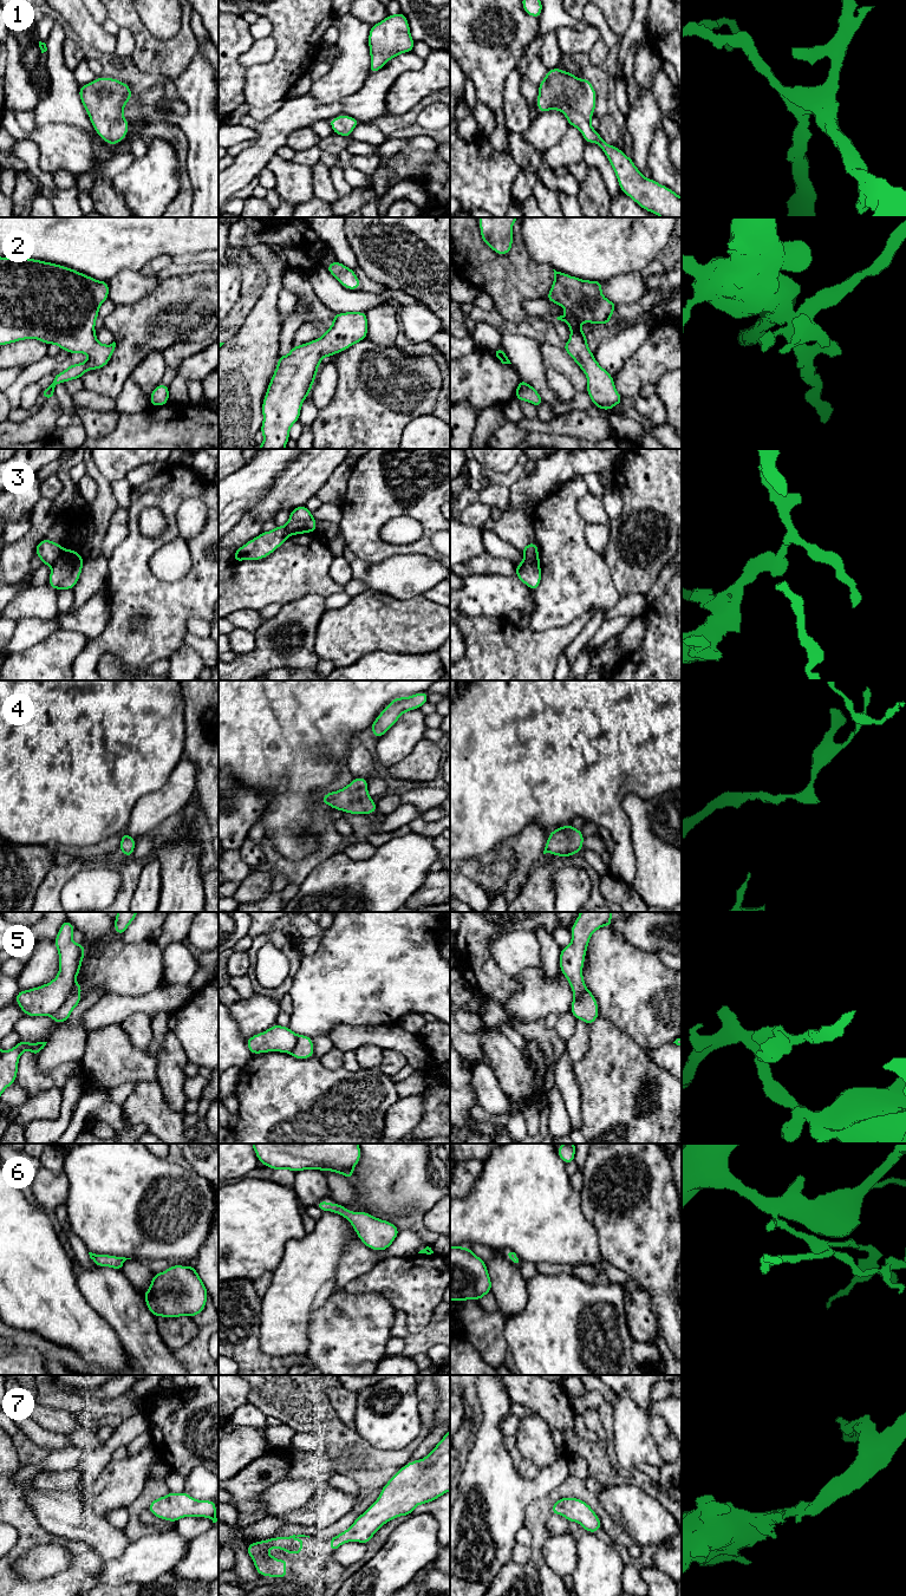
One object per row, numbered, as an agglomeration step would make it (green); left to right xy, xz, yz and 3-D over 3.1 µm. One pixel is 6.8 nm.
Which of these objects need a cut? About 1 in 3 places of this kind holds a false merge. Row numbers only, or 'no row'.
3, 5

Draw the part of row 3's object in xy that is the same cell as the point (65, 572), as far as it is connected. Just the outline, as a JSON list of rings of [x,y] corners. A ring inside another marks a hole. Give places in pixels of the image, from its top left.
[[[63,549],[56,562],[52,565],[48,584],[54,589],[73,589],[76,586],[84,560],[79,552]]]

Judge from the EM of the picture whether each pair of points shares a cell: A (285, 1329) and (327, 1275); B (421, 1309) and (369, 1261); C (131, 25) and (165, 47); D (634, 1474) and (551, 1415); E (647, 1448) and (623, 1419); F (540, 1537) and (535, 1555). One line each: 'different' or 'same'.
A: same
B: different
C: same
D: same
E: same
F: same

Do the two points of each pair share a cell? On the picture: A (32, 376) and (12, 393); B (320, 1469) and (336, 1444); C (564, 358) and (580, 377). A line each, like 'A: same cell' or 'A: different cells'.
A: same cell
B: different cells
C: same cell

